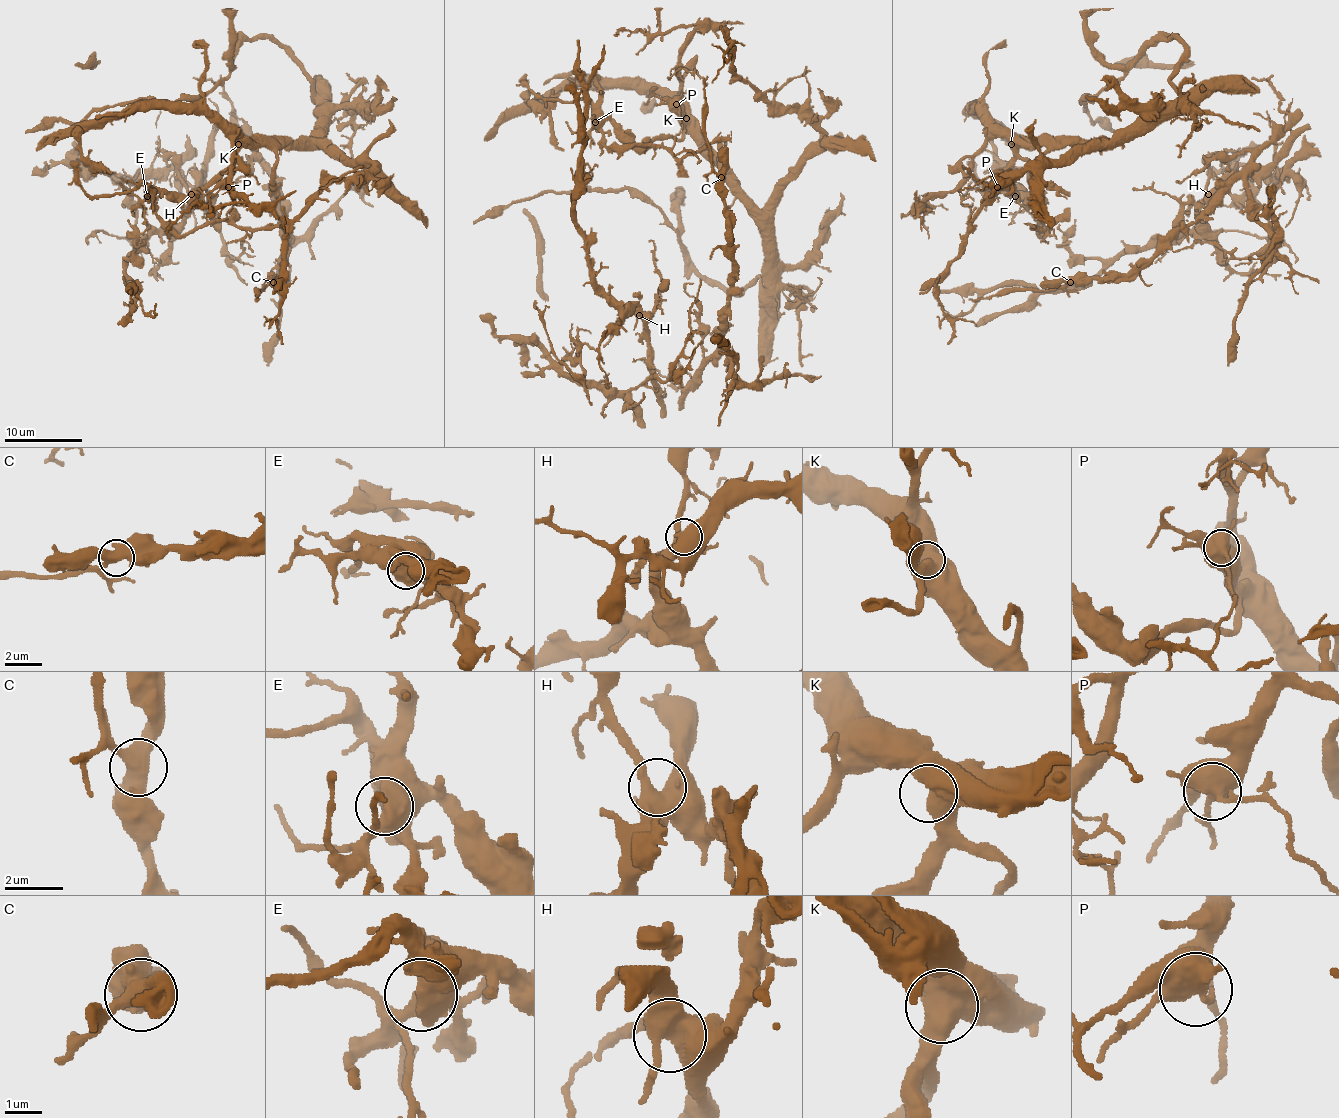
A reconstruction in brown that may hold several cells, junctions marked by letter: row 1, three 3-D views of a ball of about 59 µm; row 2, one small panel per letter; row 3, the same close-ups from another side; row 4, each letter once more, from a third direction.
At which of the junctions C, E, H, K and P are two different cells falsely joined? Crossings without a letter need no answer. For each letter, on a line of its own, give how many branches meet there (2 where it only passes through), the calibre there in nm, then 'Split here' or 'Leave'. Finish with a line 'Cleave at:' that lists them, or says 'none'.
C: Branches: 3. Thickness 500 nm. Leave
E: Branches: 2. Thickness 650 nm. Leave
H: Branches: 4. Thickness 500 nm. Leave
K: Branches: 2. Thickness 550 nm. Leave
P: Branches: 3. Thickness 440 nm. Leave
Cleave at: none

